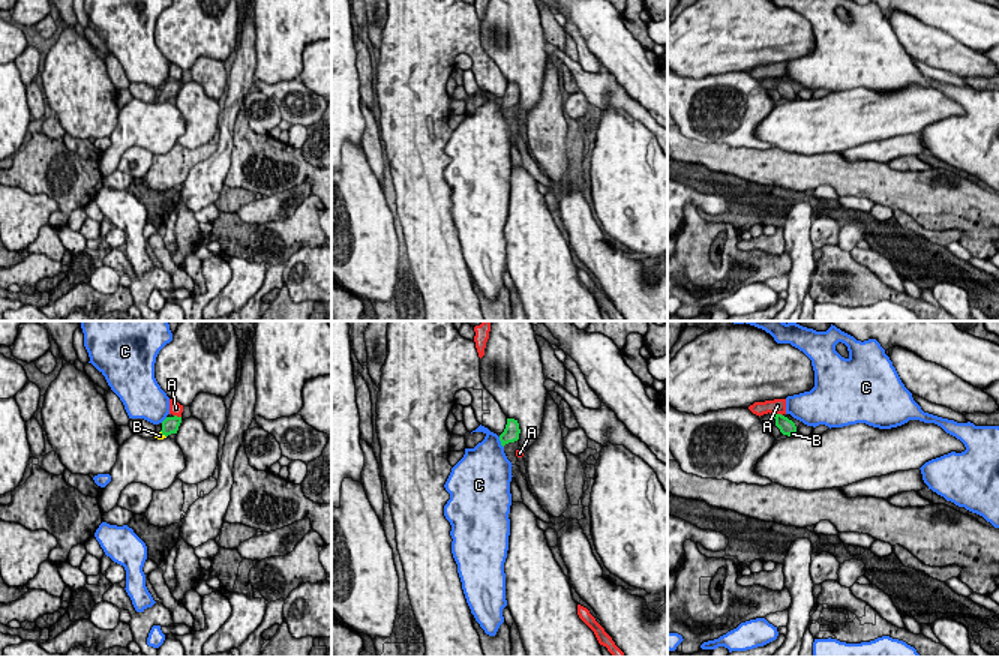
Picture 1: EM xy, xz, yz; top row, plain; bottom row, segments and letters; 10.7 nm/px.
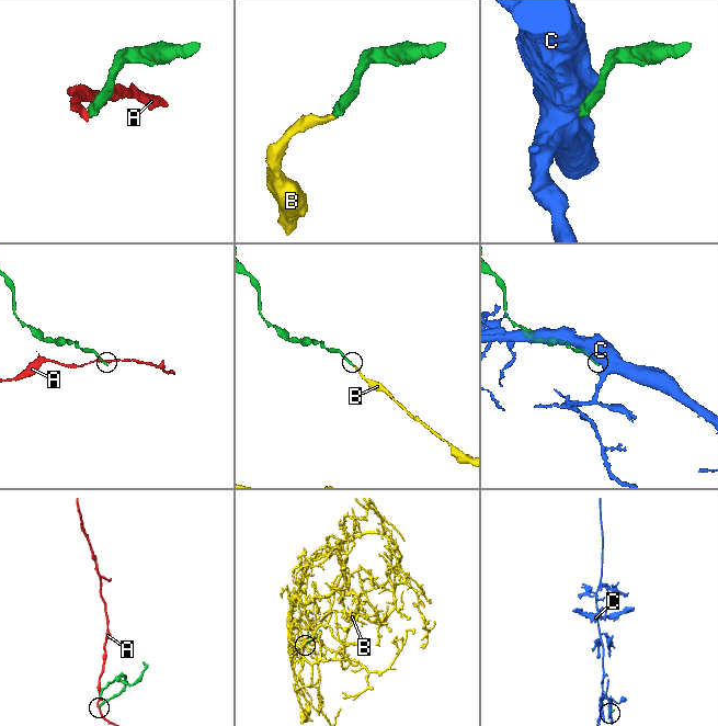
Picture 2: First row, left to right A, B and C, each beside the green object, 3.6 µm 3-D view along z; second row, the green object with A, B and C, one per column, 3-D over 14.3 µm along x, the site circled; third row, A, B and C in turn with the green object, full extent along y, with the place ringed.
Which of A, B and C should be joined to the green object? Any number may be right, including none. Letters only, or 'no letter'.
B

